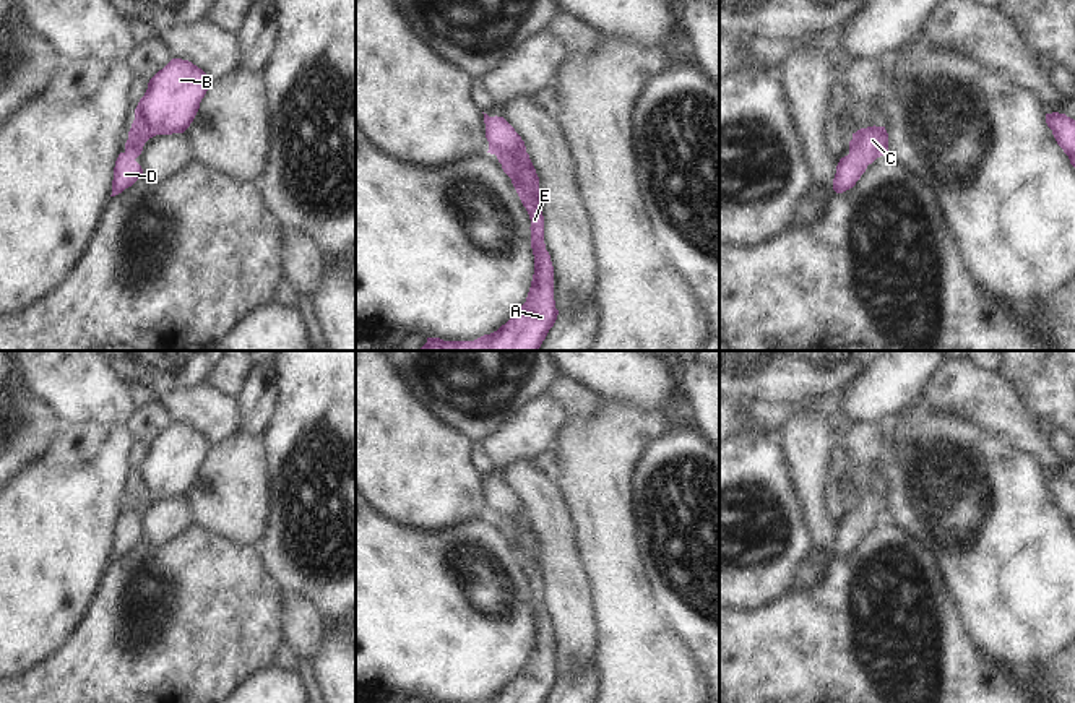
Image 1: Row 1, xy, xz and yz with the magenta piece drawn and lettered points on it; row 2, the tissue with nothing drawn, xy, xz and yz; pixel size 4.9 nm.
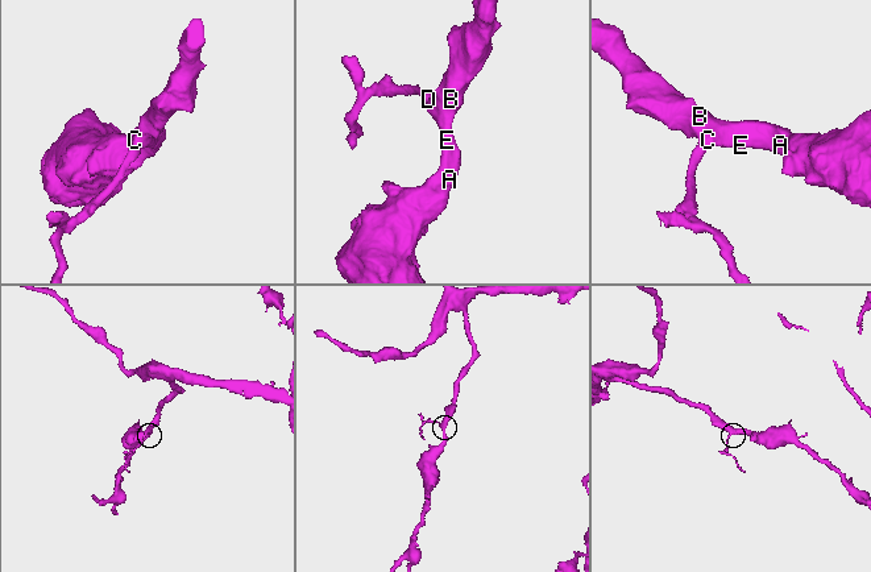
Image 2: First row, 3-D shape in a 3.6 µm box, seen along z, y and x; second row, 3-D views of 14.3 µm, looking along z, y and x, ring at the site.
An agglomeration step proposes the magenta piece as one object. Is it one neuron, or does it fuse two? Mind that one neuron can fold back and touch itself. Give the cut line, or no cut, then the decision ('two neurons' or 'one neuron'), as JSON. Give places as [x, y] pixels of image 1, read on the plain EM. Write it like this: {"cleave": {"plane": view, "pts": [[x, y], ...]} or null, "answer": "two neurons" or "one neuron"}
{"cleave": null, "answer": "one neuron"}

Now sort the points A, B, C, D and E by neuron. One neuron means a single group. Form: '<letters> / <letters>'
A B C D E

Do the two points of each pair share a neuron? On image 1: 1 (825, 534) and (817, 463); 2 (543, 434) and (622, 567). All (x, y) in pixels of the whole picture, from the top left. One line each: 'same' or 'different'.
1: same
2: different

